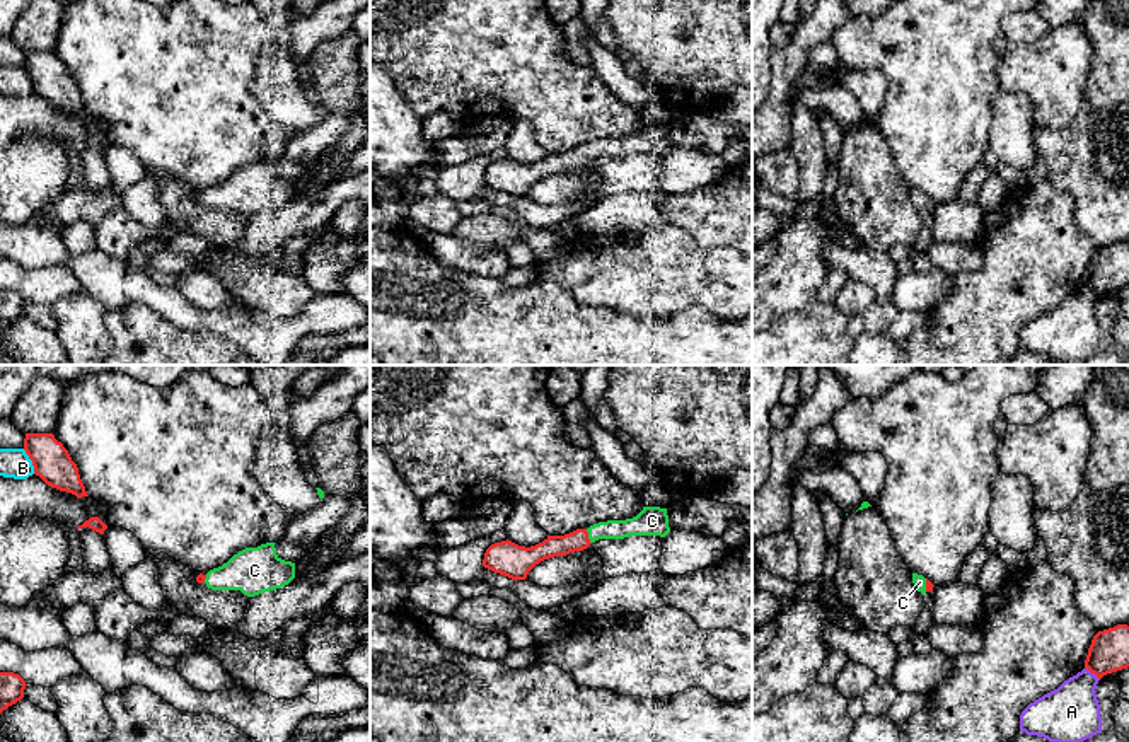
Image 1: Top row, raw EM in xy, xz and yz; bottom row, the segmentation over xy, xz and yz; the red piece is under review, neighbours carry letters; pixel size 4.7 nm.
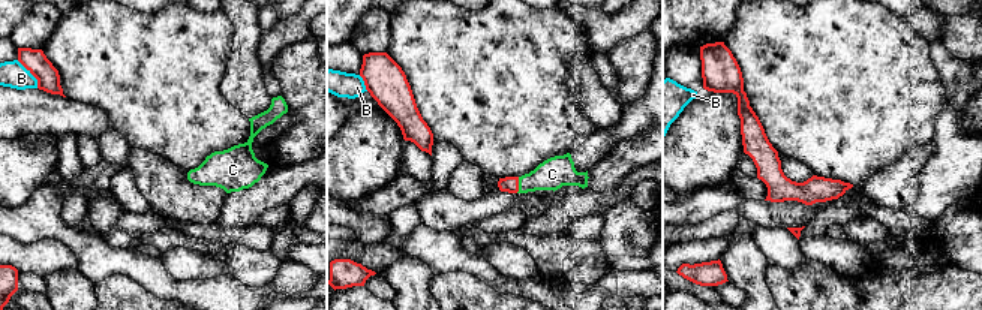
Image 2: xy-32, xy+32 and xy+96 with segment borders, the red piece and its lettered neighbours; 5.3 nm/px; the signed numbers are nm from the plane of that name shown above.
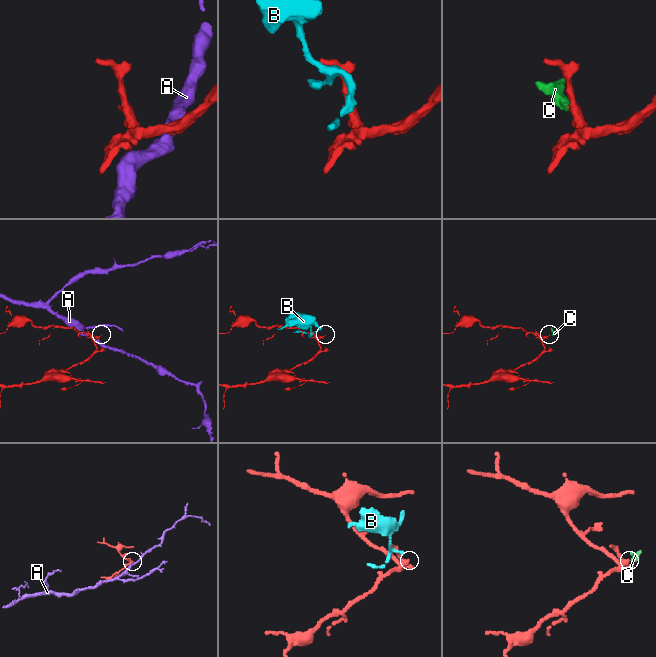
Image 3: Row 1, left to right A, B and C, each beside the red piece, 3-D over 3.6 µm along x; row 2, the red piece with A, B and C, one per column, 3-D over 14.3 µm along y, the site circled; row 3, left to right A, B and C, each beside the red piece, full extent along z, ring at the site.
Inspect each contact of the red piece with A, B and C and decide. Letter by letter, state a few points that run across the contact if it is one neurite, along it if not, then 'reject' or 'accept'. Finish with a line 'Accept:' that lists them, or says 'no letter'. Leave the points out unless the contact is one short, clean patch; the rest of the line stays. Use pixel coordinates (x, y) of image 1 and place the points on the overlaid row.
A: yz (1085, 667), (1099, 679) | reject
B: reject
C: xz (578, 539), (587, 536), (597, 531), (638, 526) | accept
Accept: C

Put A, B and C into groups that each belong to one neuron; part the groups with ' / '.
A / B / C

